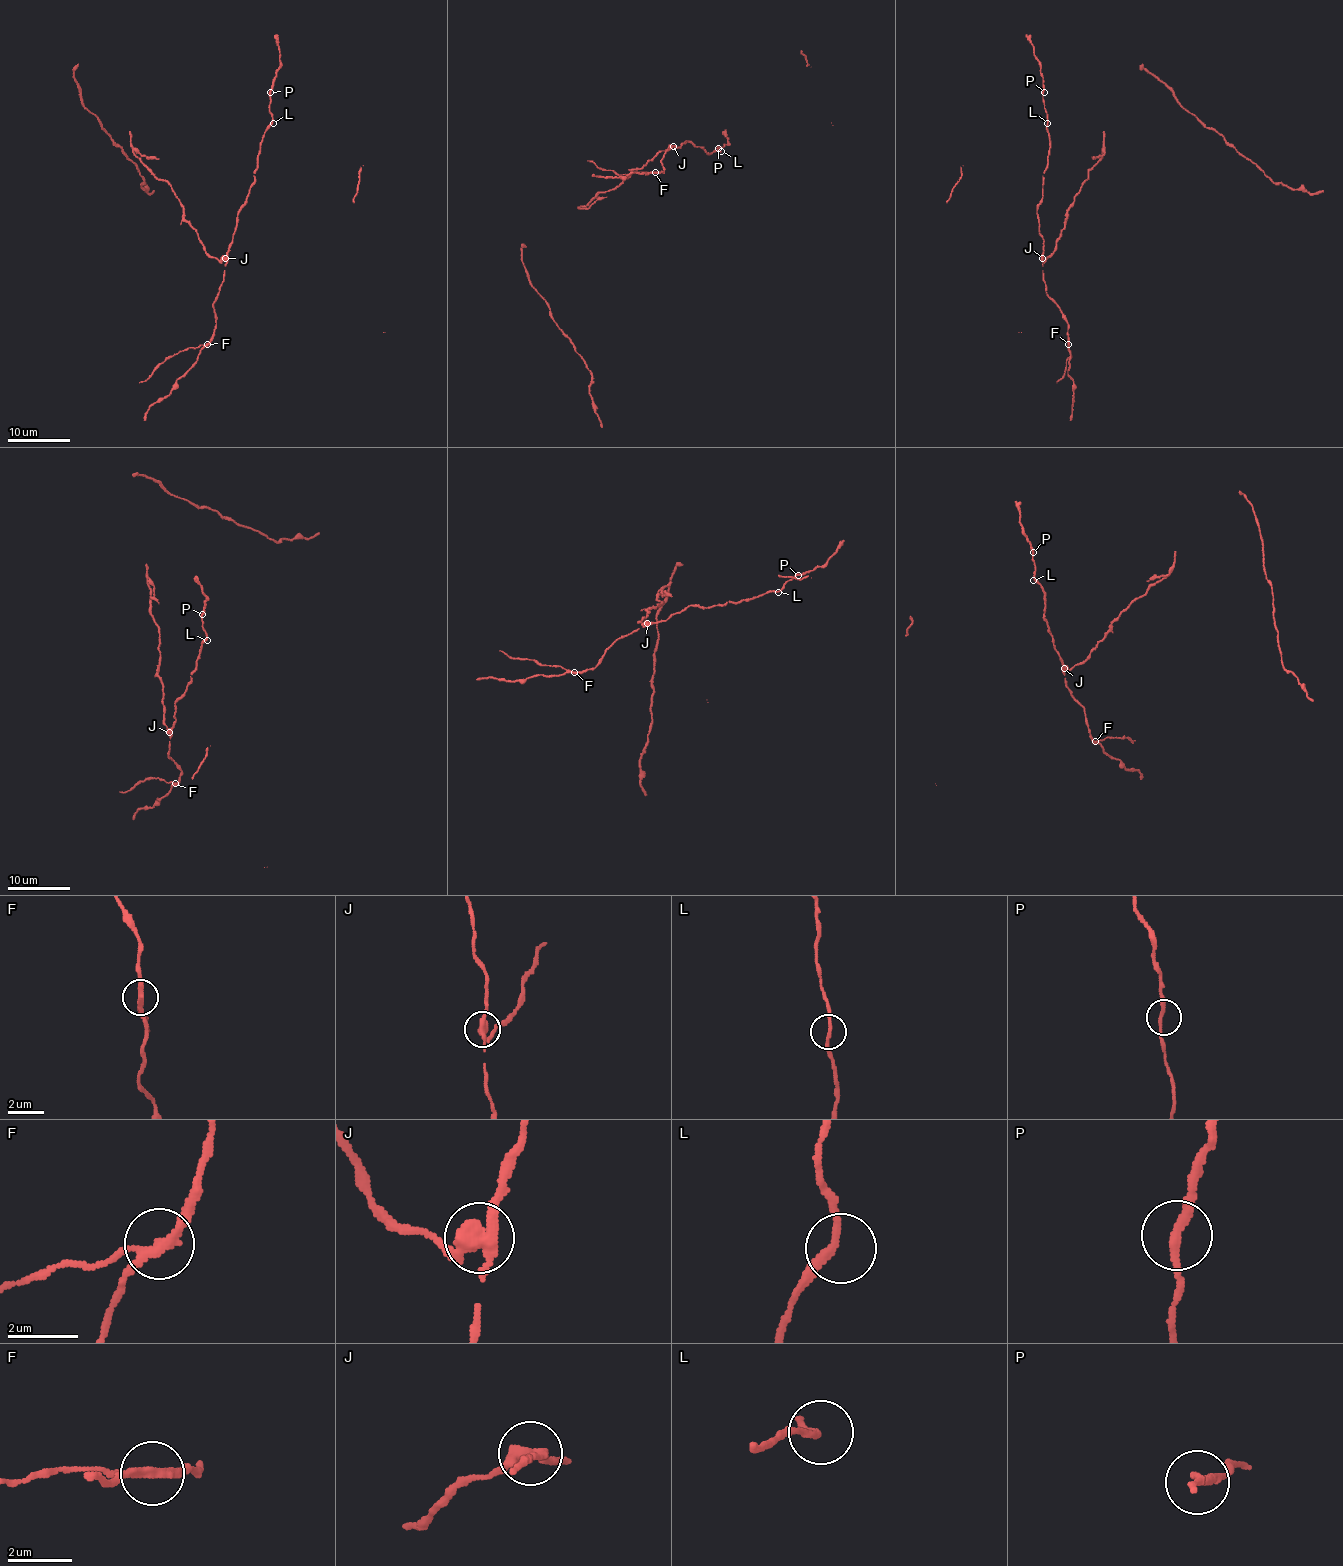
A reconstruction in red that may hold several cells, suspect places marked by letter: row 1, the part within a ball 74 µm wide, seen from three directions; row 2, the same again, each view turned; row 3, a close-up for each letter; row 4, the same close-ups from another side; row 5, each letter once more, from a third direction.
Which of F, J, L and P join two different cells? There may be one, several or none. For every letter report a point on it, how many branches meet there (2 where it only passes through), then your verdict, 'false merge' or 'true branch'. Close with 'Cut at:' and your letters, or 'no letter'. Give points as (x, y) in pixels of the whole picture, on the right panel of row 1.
F: place (1068, 344); branches 3; false merge
J: place (1042, 258); branches 2; false merge
L: place (1047, 123); branches 2; true branch
P: place (1044, 92); branches 2; true branch
Cut at: F, J

